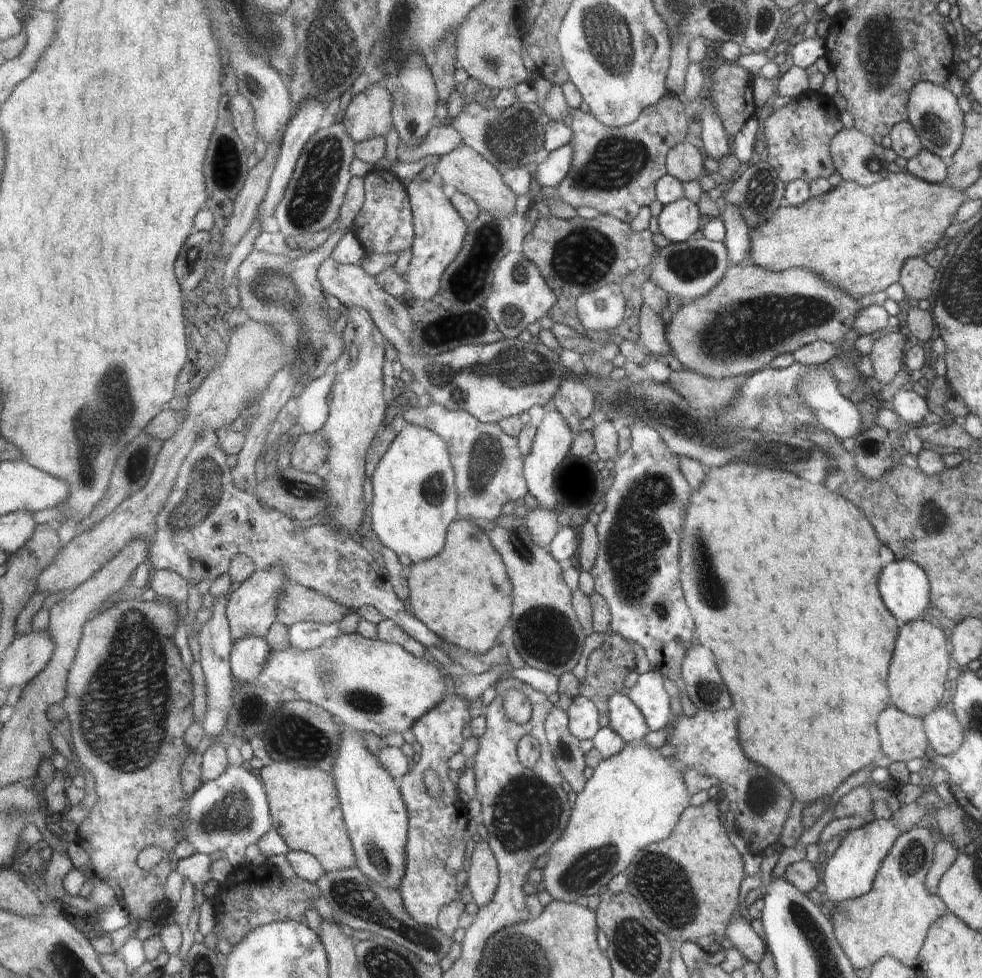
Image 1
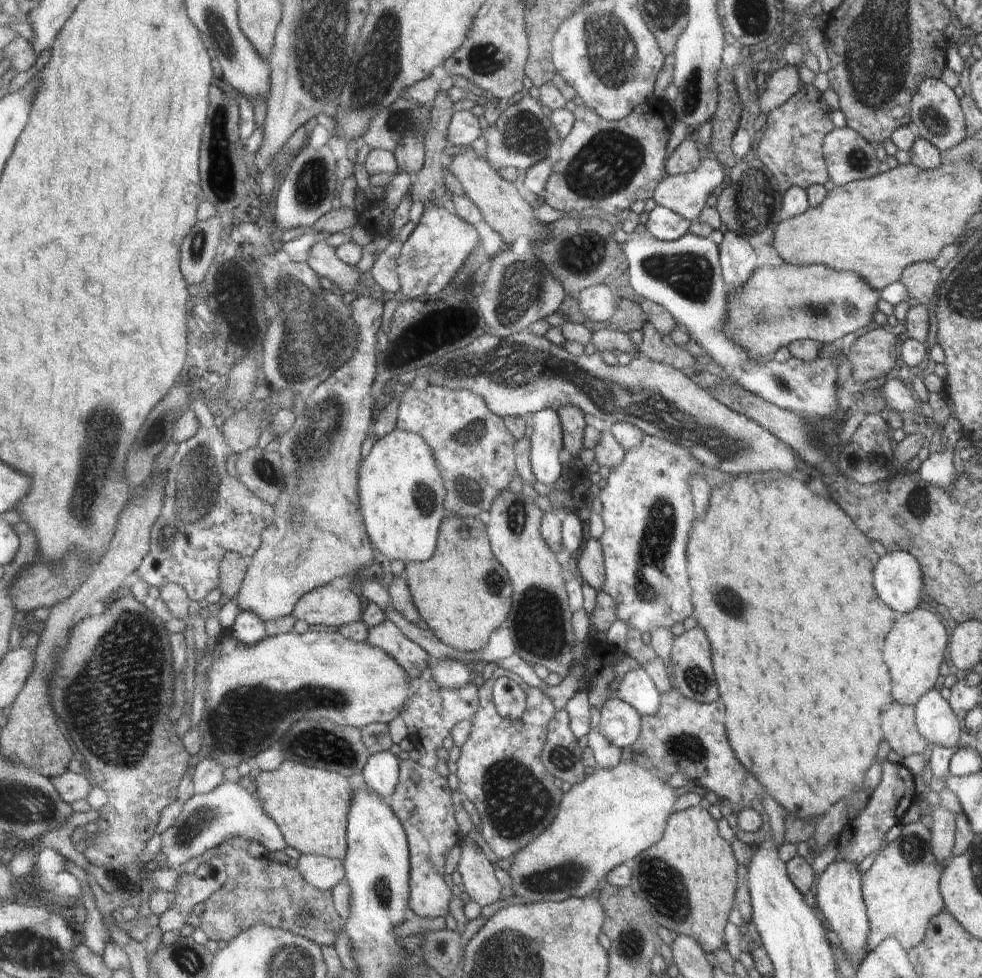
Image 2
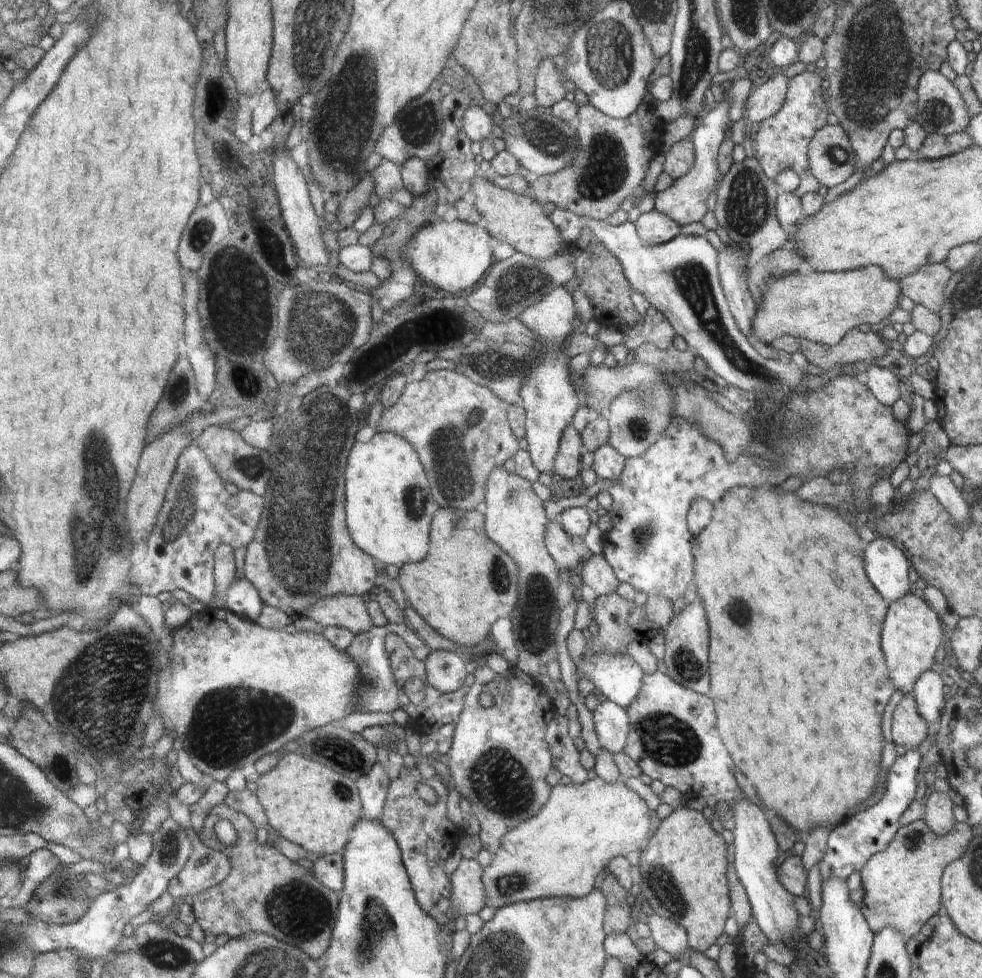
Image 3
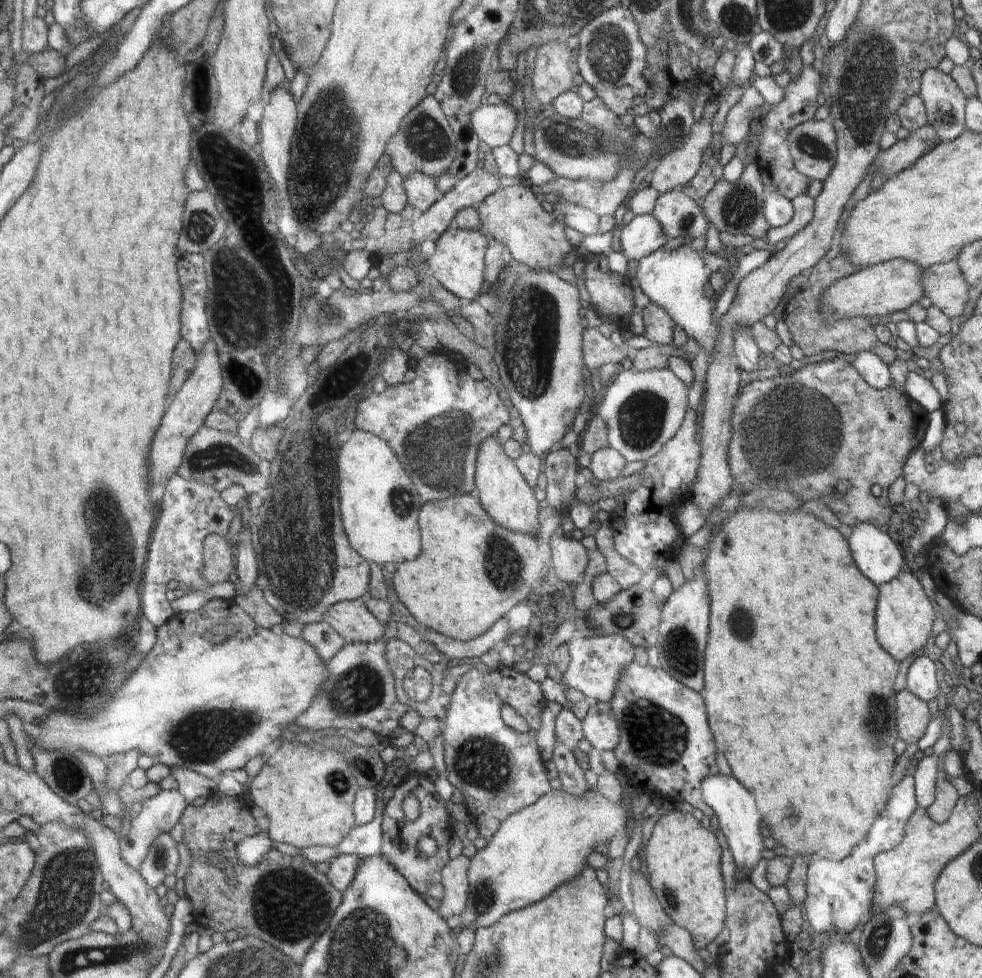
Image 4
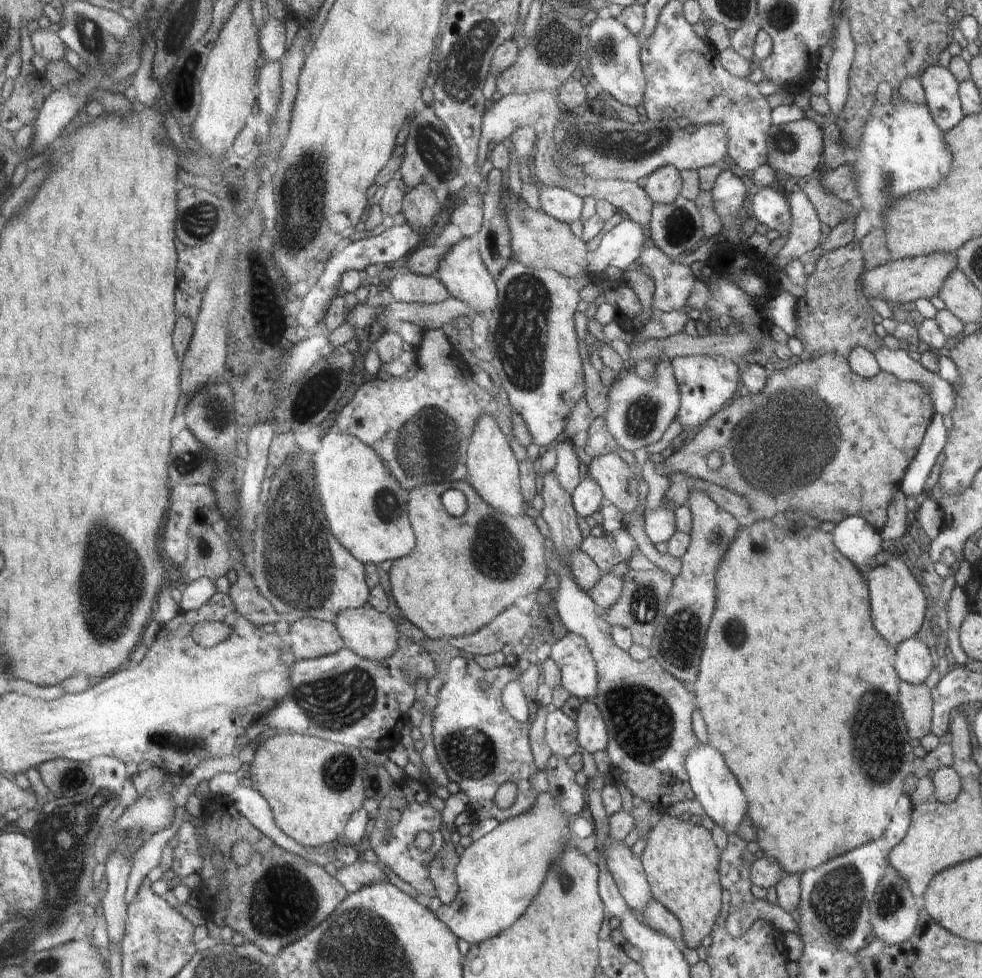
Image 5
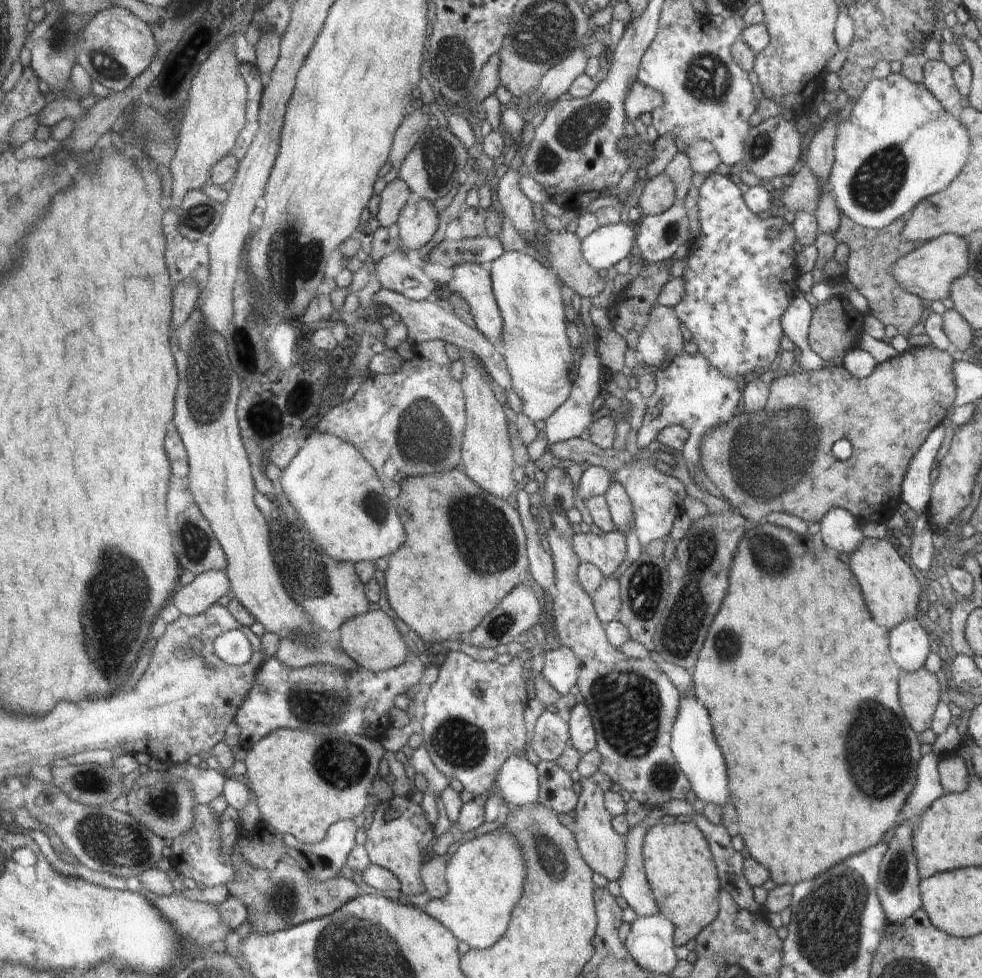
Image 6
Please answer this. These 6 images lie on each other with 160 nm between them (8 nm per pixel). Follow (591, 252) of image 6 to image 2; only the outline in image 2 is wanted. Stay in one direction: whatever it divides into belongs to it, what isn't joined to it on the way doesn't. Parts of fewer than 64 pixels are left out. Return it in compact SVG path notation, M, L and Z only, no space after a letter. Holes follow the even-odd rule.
M656 206L645 226L649 234L661 241L675 241L689 232L691 222L668 207Z

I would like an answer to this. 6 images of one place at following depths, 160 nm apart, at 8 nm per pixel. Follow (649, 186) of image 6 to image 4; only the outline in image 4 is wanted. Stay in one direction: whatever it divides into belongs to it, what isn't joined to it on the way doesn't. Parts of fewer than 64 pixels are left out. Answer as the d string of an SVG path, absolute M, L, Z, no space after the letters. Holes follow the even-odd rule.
M716 96L710 97L704 106L702 117L691 126L690 136L684 141L684 144L680 145L672 152L665 154L658 160L656 169L652 174L650 187L655 188L660 195L671 191L672 189L681 189L682 186L688 184L698 172L703 161L707 159L713 134L710 123L712 122L712 118L714 118L714 114L716 114L718 110L719 101L720 100L718 100Z

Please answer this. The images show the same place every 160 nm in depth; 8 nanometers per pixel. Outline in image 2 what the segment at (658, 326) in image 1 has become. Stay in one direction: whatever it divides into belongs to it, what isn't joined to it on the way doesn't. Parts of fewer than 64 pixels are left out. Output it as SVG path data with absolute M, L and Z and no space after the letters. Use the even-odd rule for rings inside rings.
M646 320L642 330L644 335L639 346L639 354L680 370L688 366L698 366L701 363L677 345L670 336L661 335L650 321Z

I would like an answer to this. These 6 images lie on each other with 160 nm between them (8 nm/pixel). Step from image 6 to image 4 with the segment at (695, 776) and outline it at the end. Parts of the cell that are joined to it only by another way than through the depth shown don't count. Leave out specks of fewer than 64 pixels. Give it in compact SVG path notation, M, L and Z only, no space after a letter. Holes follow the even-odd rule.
M708 776L702 782L702 794L704 802L708 807L712 808L715 818L720 822L720 830L728 840L728 846L732 852L734 863L738 871L747 871L748 878L758 860L764 852L764 842L762 842L762 818L758 814L754 796L734 778L730 776Z

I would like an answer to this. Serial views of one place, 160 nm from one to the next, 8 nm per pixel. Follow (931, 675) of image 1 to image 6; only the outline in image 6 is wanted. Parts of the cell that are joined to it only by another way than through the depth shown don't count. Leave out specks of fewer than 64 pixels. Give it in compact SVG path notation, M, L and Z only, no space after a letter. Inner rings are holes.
M885 537L884 540L867 538L849 557L849 565L856 570L856 574L860 574L857 578L862 582L864 598L868 598L868 606L872 606L872 614L876 614L876 622L880 622L880 626L894 629L914 618L922 586L900 554L896 556L896 548Z

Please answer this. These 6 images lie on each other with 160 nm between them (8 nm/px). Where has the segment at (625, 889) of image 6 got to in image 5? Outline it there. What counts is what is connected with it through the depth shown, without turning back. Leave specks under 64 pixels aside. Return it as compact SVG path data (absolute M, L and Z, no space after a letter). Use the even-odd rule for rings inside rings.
M655 898L647 906L647 909L642 911L642 920L652 930L671 938L680 950L686 947L681 922L674 913L662 906Z

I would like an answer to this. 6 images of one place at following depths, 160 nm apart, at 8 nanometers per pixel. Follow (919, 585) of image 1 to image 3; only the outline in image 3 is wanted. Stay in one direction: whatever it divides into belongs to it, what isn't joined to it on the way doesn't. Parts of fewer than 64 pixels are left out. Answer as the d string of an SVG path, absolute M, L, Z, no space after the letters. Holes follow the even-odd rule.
M877 536L874 542L868 543L864 558L868 558L868 574L872 574L876 590L880 590L888 602L902 601L914 588L908 580L910 564L892 541Z

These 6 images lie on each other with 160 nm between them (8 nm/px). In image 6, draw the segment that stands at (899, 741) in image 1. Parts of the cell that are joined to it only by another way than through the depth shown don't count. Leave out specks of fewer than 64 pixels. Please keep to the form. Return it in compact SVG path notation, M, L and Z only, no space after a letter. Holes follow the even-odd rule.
M925 666L913 673L904 671L904 678L900 678L900 698L904 714L916 734L930 728L934 710L941 700L940 692L938 677L932 676Z

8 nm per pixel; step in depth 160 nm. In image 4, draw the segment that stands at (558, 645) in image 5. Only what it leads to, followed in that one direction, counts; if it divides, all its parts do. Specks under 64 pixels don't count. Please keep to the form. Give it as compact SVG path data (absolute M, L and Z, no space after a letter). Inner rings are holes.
M620 634L577 635L566 642L569 666L564 676L564 684L584 694L590 702L610 703L619 686L619 674L634 661L634 644Z

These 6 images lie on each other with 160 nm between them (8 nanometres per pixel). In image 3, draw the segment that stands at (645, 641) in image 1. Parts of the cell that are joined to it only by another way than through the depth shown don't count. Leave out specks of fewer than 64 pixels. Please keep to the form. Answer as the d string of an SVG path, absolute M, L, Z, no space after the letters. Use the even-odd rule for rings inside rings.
M678 417L672 418L660 438L641 457L626 459L623 472L608 488L612 502L605 506L605 511L610 520L610 530L605 534L602 553L613 568L619 584L628 582L636 592L643 592L648 597L667 598L672 604L684 596L692 582L692 548L696 542L690 532L689 522L686 522L691 502L705 498L715 505L723 500L729 490L760 484L764 466L746 449L733 461L728 461L723 446L704 435L697 424Z

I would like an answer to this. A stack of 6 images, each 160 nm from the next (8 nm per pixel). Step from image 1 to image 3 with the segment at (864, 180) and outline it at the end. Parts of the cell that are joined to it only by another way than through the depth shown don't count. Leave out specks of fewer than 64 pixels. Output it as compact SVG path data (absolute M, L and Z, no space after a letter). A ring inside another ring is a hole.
M824 125L809 146L811 173L819 179L821 186L838 186L854 174L856 155L843 126Z

